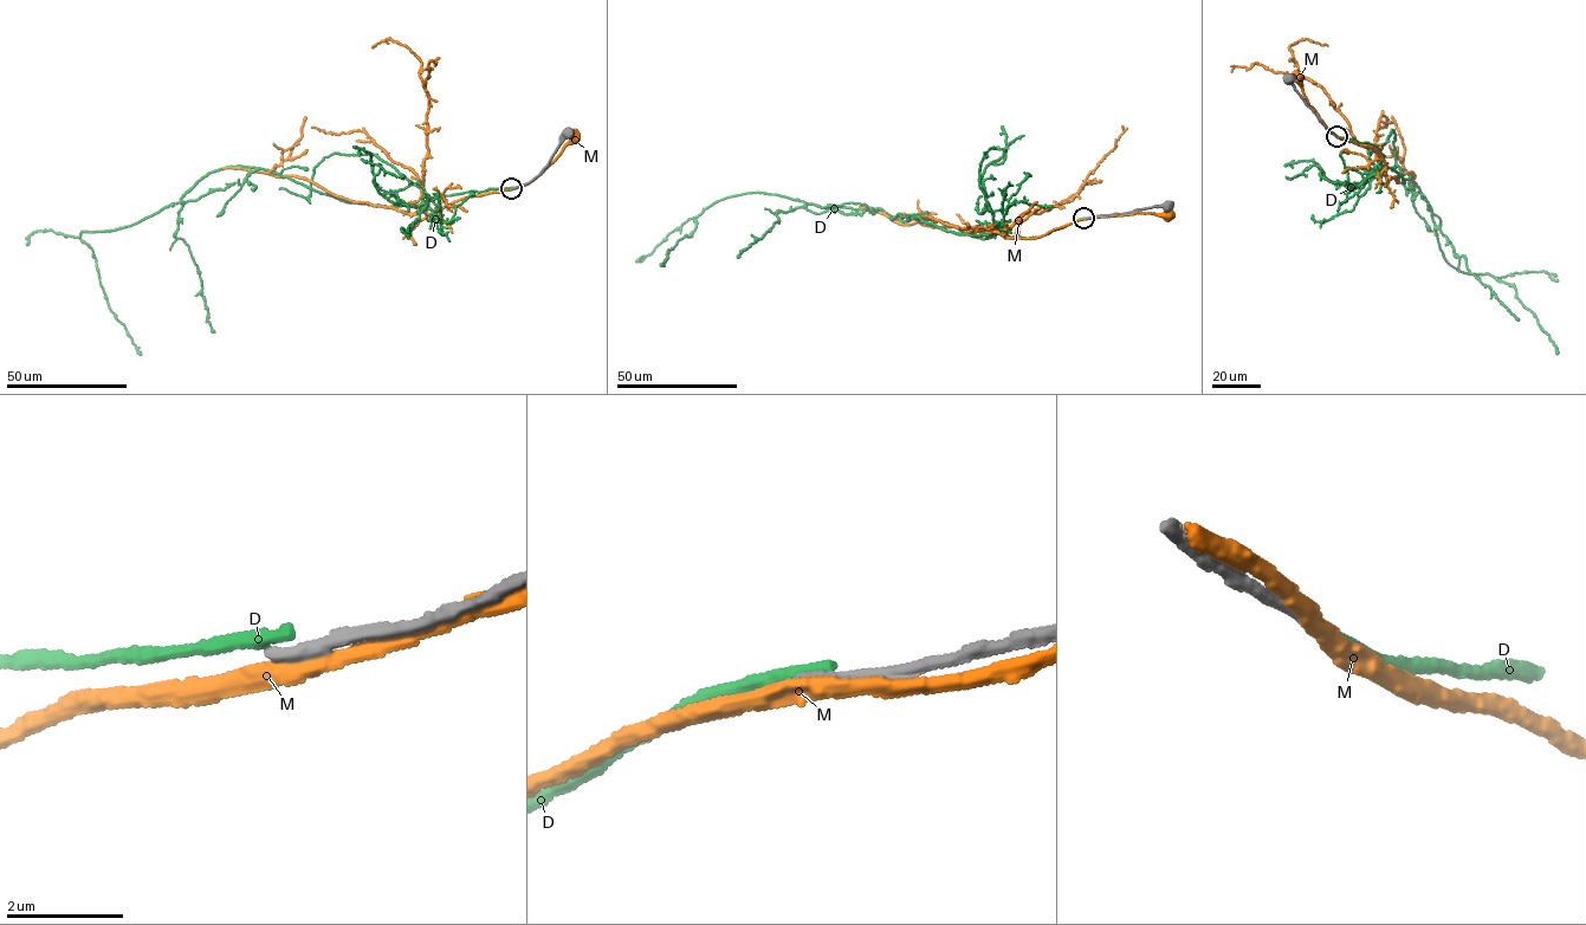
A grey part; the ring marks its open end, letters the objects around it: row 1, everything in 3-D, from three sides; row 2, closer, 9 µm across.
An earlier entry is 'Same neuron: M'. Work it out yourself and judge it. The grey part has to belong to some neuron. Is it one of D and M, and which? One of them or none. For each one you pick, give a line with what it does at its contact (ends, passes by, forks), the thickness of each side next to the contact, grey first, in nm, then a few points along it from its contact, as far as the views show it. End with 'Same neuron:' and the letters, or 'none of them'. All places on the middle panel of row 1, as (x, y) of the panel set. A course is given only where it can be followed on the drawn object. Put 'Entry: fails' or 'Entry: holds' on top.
Entry: fails
Same neuron: none of them

